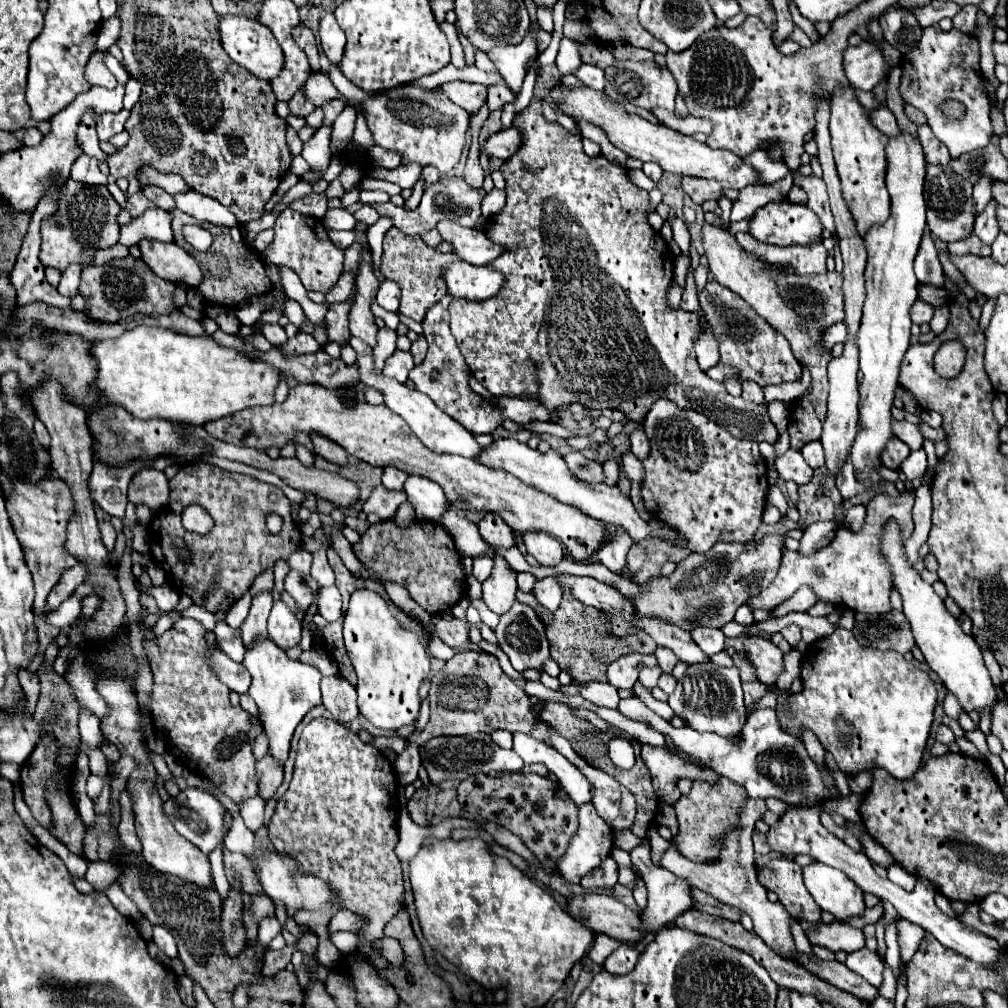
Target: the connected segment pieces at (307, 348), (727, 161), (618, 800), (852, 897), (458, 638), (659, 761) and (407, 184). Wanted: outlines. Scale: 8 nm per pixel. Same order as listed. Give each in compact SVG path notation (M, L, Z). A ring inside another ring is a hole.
M296 334L294 338L288 338L288 342L284 344L282 352L286 354L294 354L294 356L300 356L300 354L314 354L320 350L320 344L310 336L310 334Z
M562 86L562 92L552 92L556 100L560 100L560 108L572 118L584 118L600 128L606 130L612 144L622 148L628 156L638 158L642 162L656 162L662 166L664 172L676 176L696 176L696 178L714 178L724 188L742 190L748 184L764 184L756 168L746 164L740 156L730 150L714 150L706 142L698 142L692 136L682 136L662 124L652 124L638 114L628 114L618 104L608 102L604 92L596 92L592 88L570 90Z
M544 722L550 734L550 742L554 750L558 750L566 760L570 760L594 786L594 798L592 804L598 812L598 816L612 828L612 830L624 830L630 828L636 815L636 801L634 795L618 784L612 776L604 774L598 768L592 768L586 764L570 746L570 742L548 722Z
M818 860L802 870L804 884L816 904L832 912L836 920L846 920L848 916L860 916L864 912L864 892L842 870L830 868Z
M432 616L434 620L434 626L436 626L436 632L438 636L452 648L460 650L464 648L468 642L470 642L470 624L464 622L464 620L442 620L438 616Z
M642 744L642 760L650 768L650 774L654 780L654 790L656 790L658 798L670 806L674 806L678 802L678 798L682 796L680 790L676 788L676 782L680 778L706 780L710 784L716 782L716 774L710 772L710 768L700 768L684 752L672 754L670 750Z
M410 162L410 164L402 164L396 170L386 170L386 168L372 168L368 174L372 178L380 178L380 180L388 180L398 184L402 190L404 188L412 188L416 184L416 180L420 178L422 172L422 164L418 162Z

